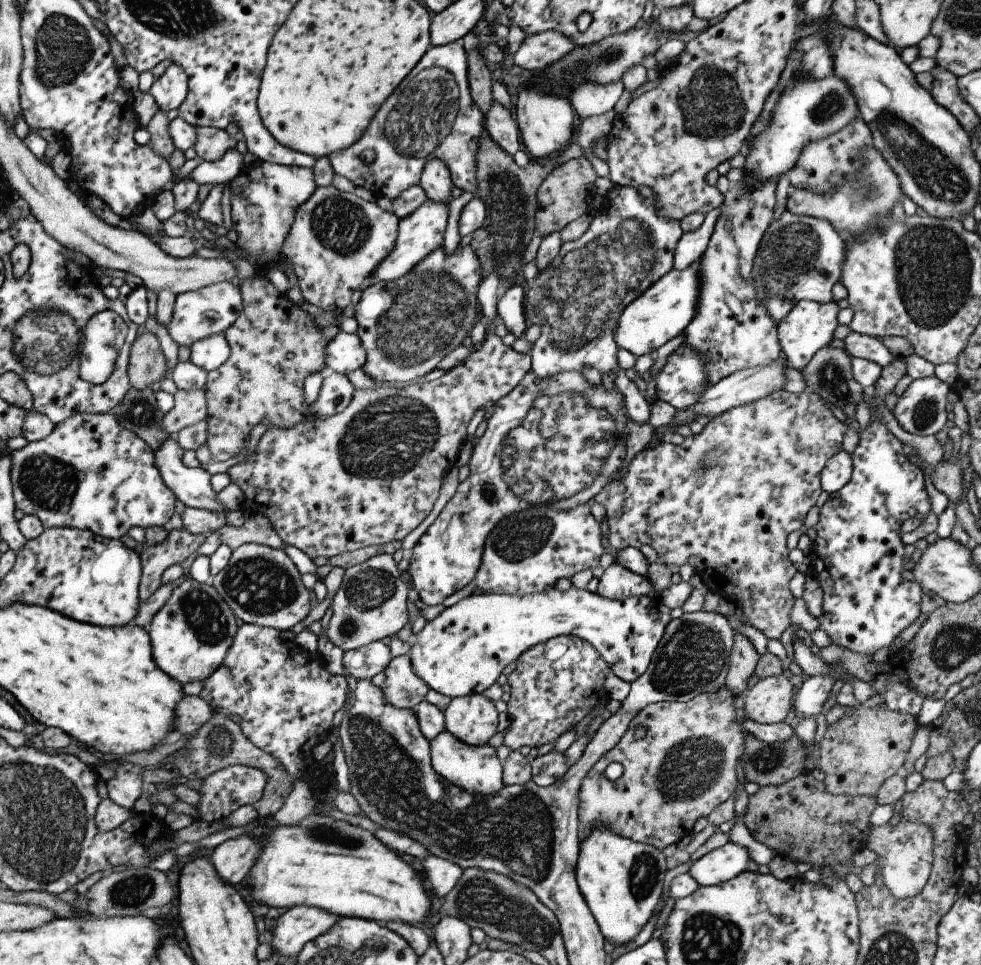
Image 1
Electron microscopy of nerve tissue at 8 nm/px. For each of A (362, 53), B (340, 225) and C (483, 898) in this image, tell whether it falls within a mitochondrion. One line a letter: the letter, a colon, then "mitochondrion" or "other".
A: other
B: mitochondrion
C: mitochondrion

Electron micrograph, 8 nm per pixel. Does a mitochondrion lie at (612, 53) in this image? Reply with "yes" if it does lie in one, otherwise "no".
yes

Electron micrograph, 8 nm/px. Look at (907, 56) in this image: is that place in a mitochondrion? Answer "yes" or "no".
no

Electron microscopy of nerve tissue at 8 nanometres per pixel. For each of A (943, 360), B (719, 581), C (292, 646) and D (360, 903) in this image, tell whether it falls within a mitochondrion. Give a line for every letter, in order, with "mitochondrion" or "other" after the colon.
A: other
B: other
C: other
D: other

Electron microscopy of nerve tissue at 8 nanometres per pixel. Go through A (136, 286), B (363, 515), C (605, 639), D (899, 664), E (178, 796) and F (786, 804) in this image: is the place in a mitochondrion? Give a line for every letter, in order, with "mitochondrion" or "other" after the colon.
A: other
B: other
C: other
D: other
E: other
F: other

